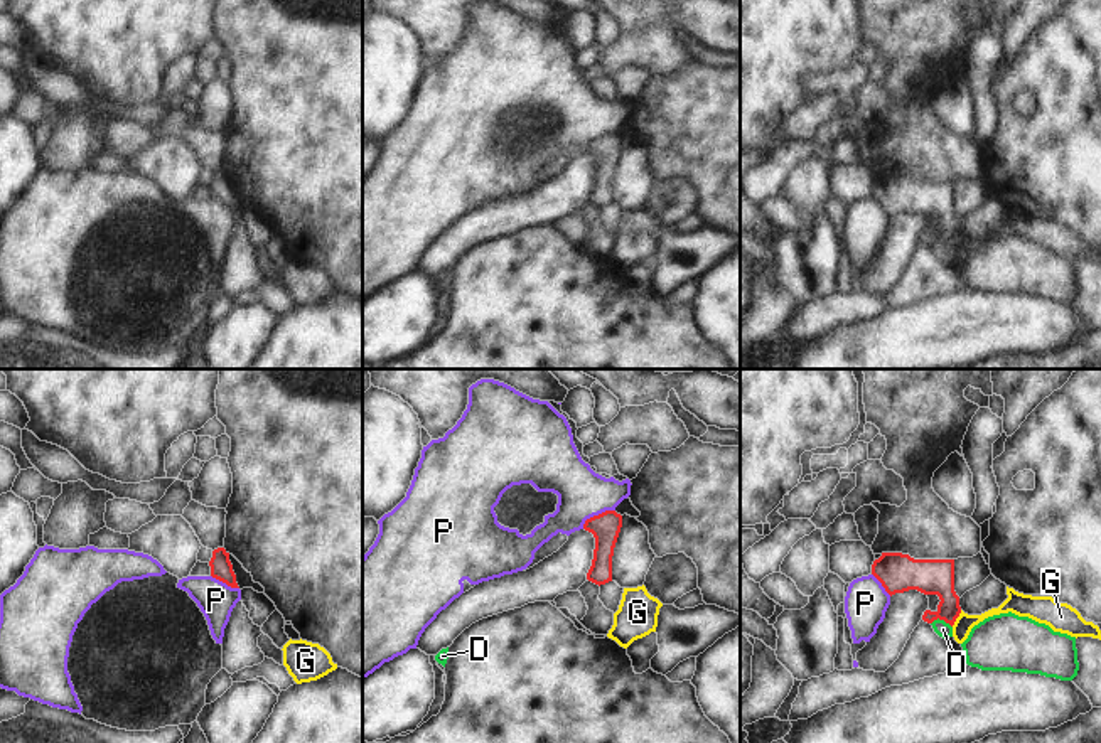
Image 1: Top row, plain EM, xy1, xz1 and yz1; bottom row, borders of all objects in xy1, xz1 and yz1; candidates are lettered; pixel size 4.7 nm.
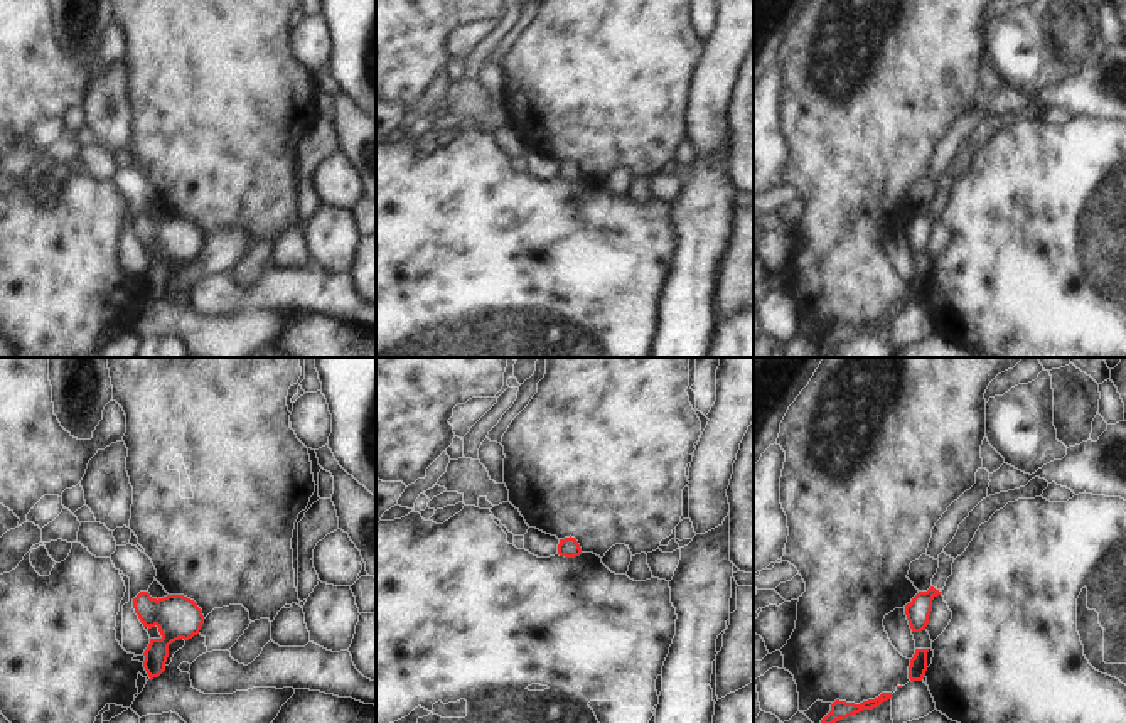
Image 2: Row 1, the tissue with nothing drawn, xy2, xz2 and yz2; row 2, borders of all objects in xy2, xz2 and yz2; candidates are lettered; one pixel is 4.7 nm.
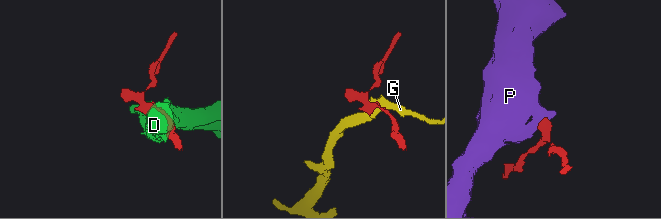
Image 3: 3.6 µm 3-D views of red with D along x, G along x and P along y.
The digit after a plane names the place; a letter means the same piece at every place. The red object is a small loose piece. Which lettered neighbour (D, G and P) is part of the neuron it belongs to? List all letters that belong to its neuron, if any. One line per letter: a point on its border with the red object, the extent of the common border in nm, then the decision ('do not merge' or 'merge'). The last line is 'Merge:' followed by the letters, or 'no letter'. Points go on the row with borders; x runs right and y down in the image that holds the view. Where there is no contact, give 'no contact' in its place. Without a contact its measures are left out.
D: contact yz1 (941, 619); length 110 nm; do not merge
G: contact yz1 (956, 617); length 90 nm; do not merge
P: contact xz1 (596, 516); length 180 nm; do not merge
Merge: no letter

